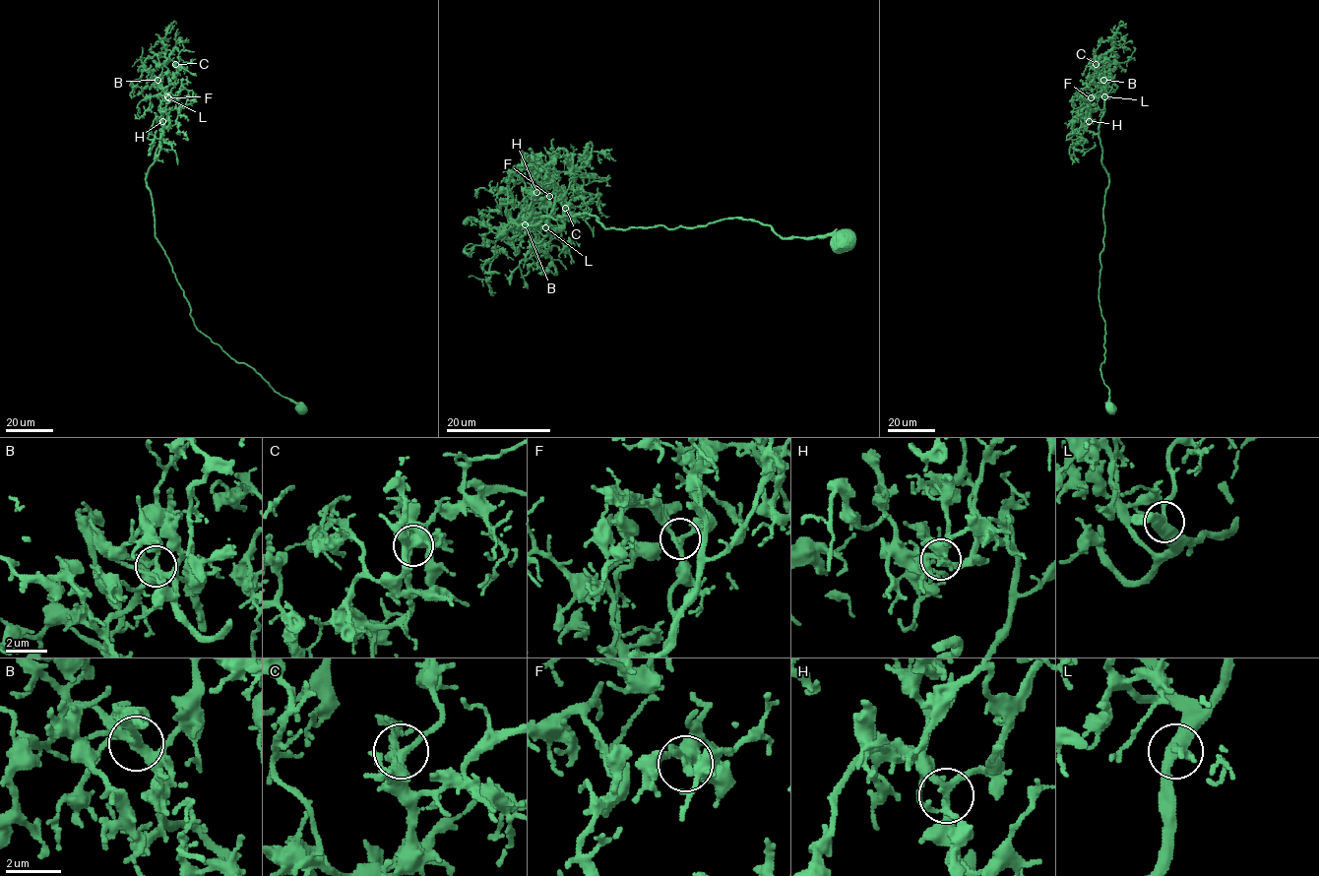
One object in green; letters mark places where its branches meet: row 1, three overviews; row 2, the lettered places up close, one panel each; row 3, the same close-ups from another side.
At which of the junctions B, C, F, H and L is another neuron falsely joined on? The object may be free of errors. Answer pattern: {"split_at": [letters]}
{"split_at": []}

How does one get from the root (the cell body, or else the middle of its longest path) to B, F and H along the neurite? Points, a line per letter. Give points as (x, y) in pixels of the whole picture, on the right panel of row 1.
B: (1109, 406), (1100, 369), (1105, 331), (1099, 299), (1108, 174), (1101, 162), (1098, 126), (1111, 89), (1103, 80)
F: (1109, 406), (1100, 369), (1105, 331), (1099, 299), (1108, 186), (1098, 128), (1104, 97), (1091, 97)
H: (1109, 406), (1100, 369), (1105, 331), (1099, 299), (1108, 186), (1098, 128), (1104, 110), (1088, 109), (1089, 121)

